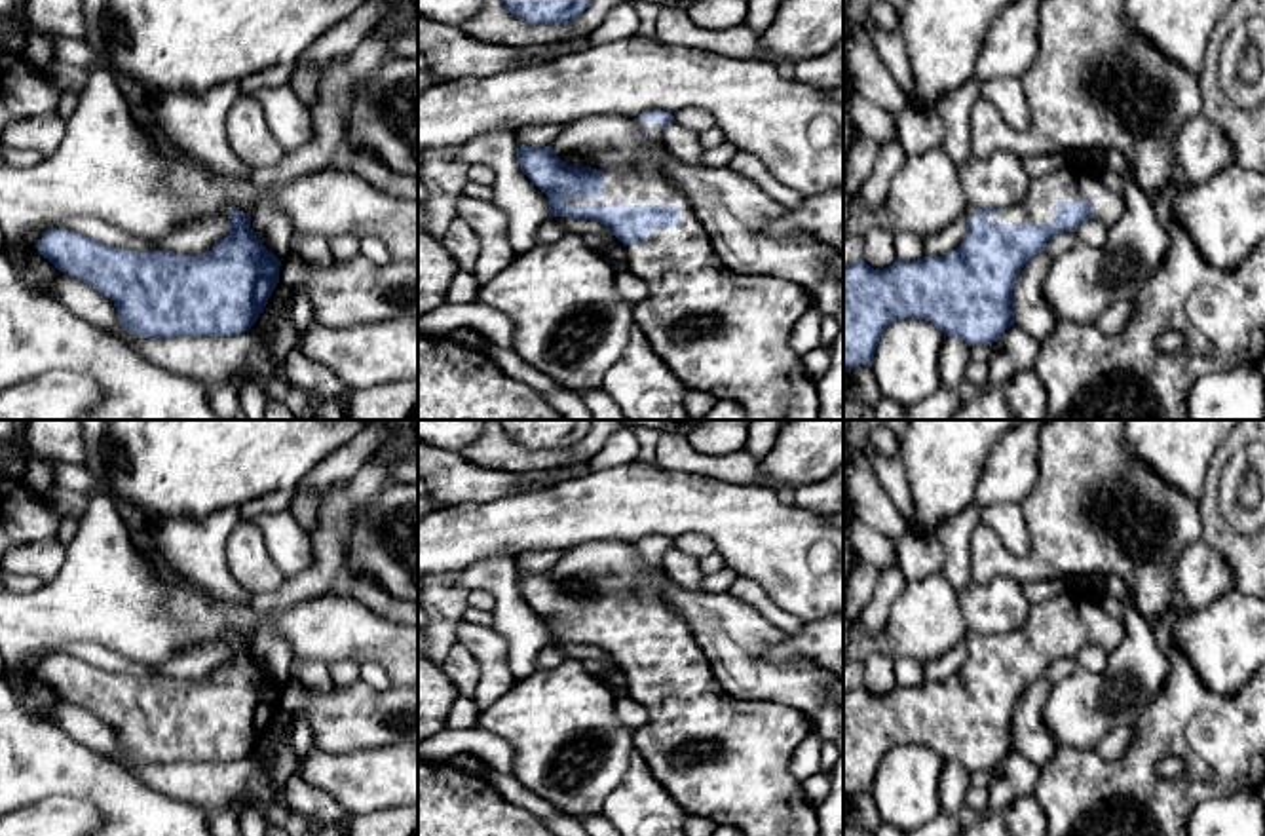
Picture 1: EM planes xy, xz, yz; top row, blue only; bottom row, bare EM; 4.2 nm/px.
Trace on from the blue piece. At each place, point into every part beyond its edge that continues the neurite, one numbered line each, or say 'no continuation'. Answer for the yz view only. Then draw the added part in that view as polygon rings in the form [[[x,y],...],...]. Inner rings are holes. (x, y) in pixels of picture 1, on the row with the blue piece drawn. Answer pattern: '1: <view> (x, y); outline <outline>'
1: yz (1077, 181); outline [[[1077,158],[1060,171],[1043,175],[1029,184],[1029,194],[1020,205],[1001,209],[990,224],[1052,224],[1056,201],[1090,201],[1092,218],[1115,224],[1124,209],[1123,194],[1107,190],[1088,158]]]

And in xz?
1: xz (718, 331); outline [[[650,163],[606,169],[602,198],[568,198],[566,203],[678,205],[678,228],[659,228],[640,243],[625,245],[629,270],[642,277],[650,289],[648,298],[634,306],[632,323],[688,390],[710,391],[718,399],[735,399],[745,408],[746,420],[819,420],[815,380],[805,372],[802,355],[788,342],[796,321],[811,308],[811,298],[803,287],[767,274],[737,274],[729,270],[718,258],[712,239],[695,217],[686,194]]]

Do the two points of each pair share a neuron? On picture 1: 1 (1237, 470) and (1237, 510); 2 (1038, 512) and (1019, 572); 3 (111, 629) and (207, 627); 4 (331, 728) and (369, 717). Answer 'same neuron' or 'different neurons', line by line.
1: same neuron
2: same neuron
3: same neuron
4: same neuron

